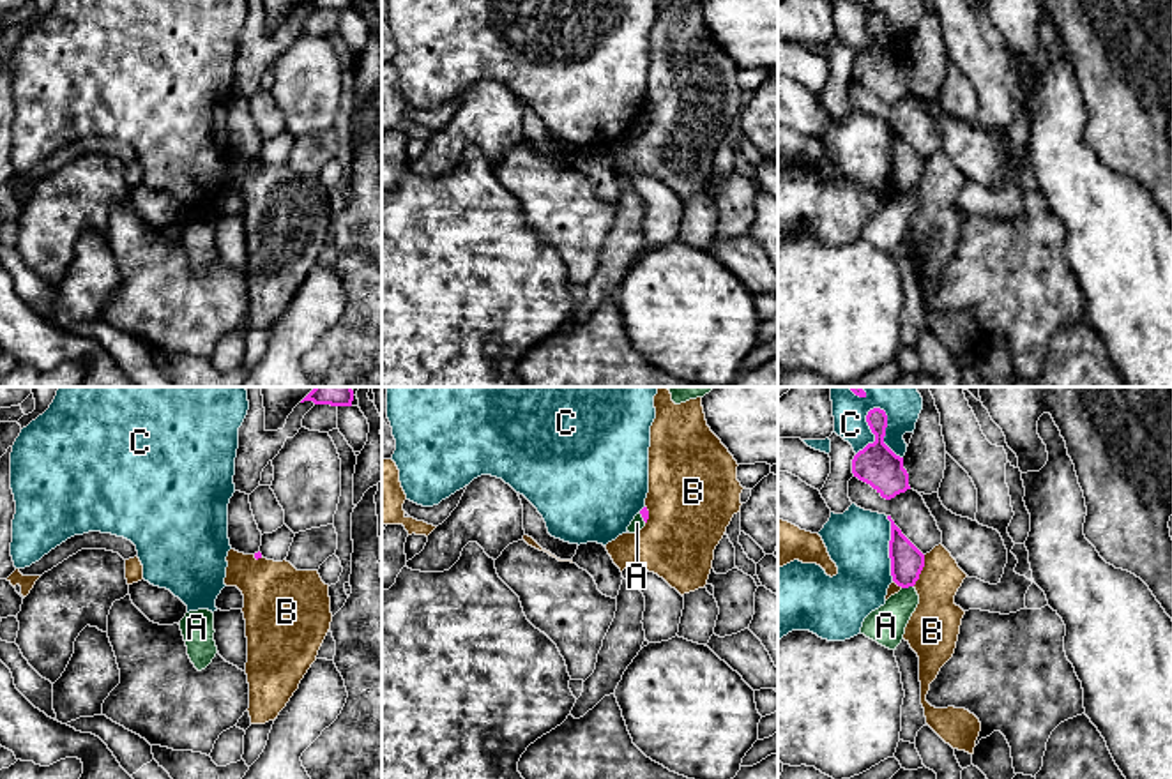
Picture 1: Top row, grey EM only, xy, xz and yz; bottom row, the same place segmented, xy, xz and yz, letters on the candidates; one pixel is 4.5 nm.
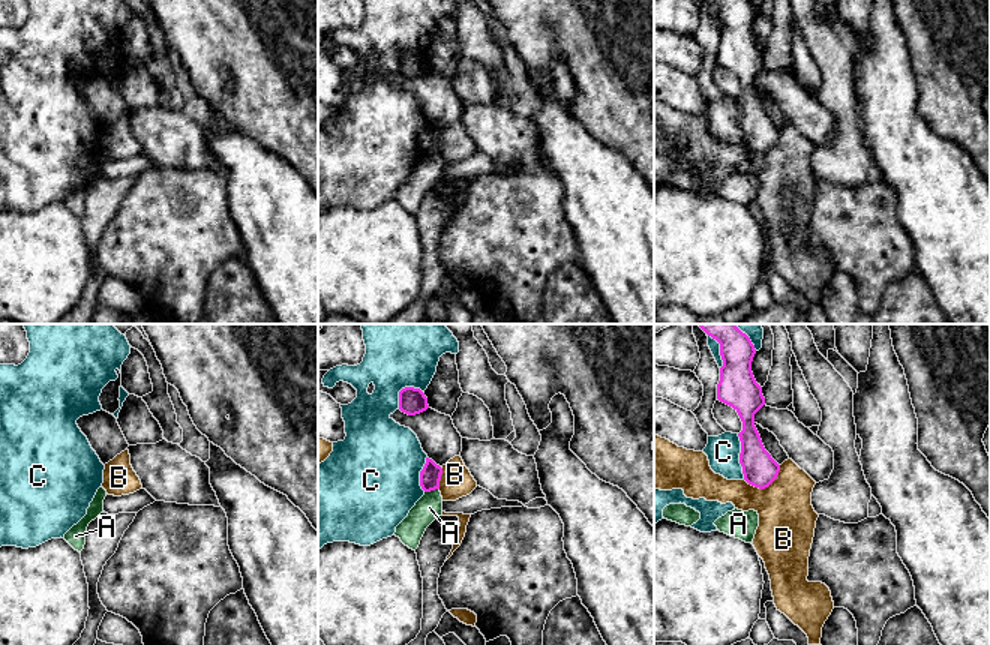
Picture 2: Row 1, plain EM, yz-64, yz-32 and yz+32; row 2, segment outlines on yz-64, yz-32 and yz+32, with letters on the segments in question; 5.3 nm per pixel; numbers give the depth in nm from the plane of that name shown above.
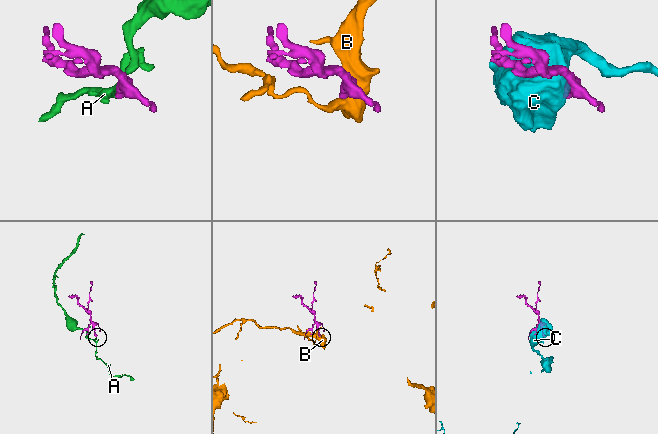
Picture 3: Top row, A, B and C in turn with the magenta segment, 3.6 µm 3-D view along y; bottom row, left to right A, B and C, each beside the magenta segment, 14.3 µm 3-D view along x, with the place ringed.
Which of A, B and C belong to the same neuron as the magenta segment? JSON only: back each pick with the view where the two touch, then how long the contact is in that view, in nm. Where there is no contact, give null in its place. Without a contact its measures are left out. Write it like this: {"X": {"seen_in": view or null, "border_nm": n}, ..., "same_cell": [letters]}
{"same_cell": []}

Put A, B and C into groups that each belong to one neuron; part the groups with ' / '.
A / B / C

